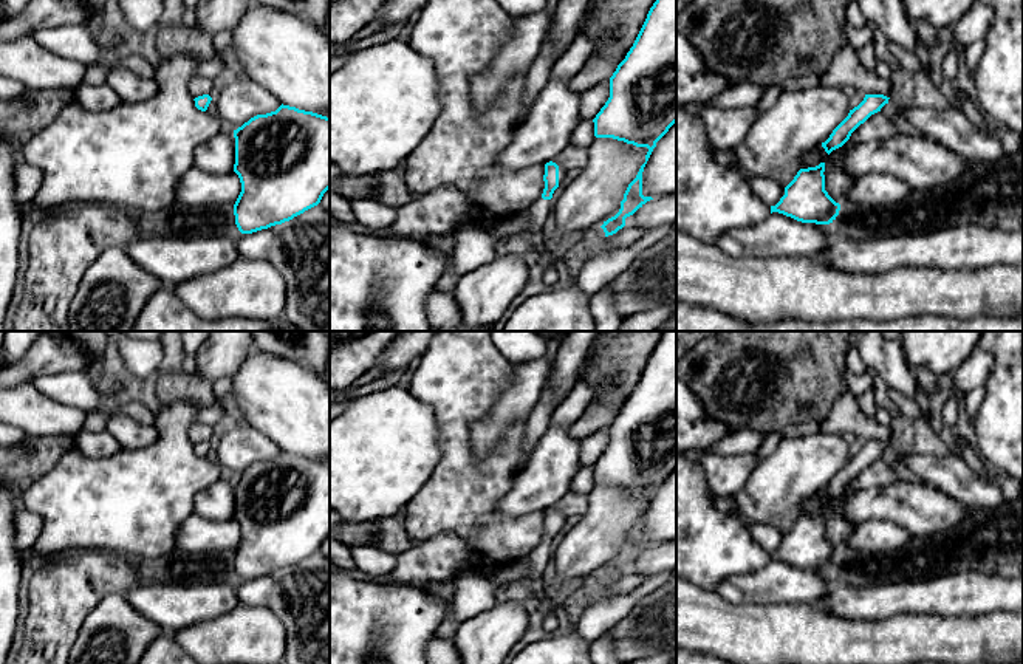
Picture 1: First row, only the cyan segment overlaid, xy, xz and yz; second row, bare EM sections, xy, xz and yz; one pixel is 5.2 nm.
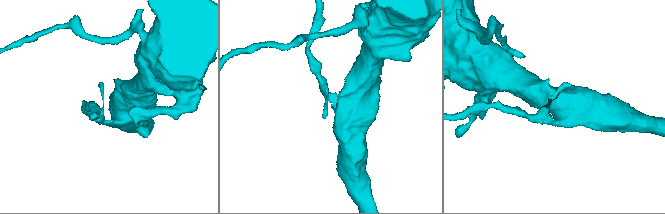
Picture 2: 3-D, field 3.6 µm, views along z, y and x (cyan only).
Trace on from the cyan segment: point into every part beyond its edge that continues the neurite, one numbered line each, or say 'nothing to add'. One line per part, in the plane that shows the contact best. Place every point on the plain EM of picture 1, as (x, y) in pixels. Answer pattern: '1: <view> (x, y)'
1: xz (539, 557)

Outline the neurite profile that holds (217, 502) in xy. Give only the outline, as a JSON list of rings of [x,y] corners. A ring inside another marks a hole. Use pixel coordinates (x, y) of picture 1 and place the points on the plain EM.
[[[231,475],[214,481],[195,497],[195,514],[206,520],[231,520],[235,511],[235,484]]]

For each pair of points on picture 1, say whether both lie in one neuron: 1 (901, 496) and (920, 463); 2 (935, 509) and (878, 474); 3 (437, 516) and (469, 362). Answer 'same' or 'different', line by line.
1: different
2: different
3: same

